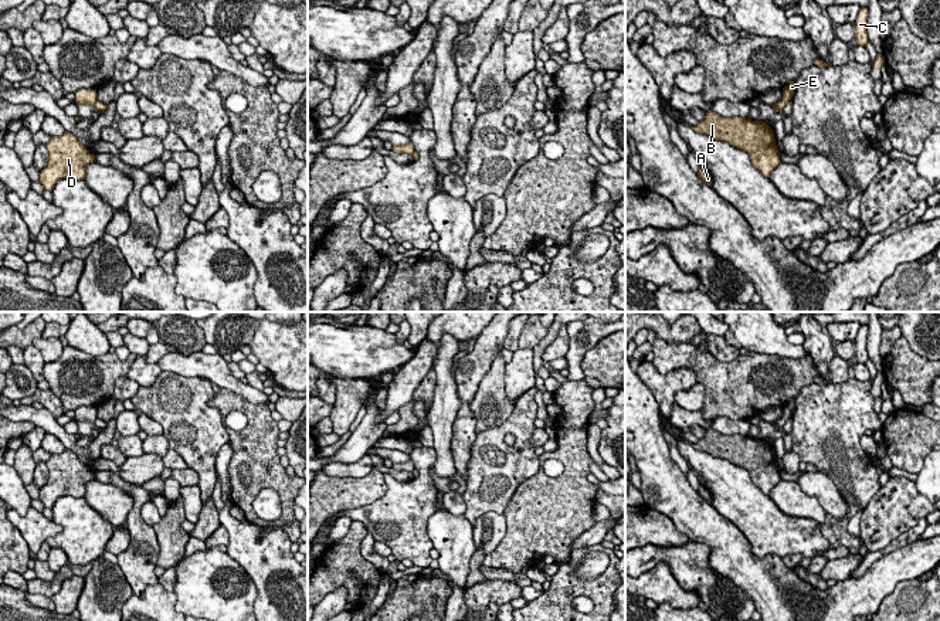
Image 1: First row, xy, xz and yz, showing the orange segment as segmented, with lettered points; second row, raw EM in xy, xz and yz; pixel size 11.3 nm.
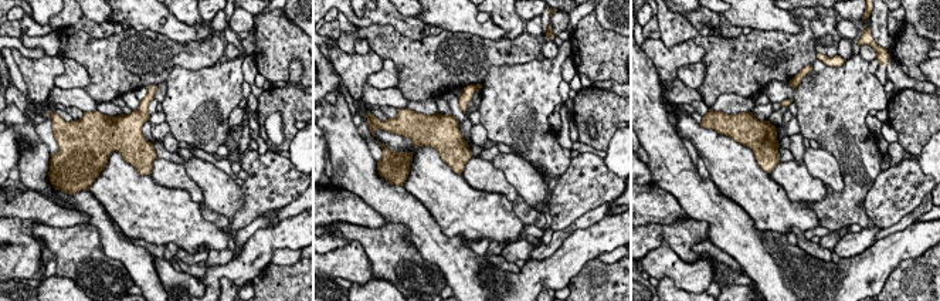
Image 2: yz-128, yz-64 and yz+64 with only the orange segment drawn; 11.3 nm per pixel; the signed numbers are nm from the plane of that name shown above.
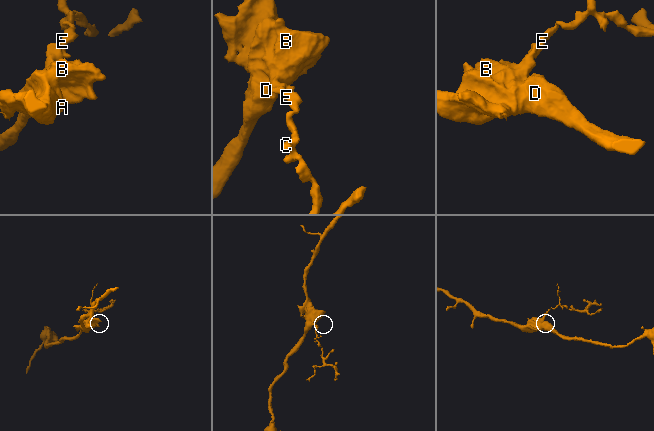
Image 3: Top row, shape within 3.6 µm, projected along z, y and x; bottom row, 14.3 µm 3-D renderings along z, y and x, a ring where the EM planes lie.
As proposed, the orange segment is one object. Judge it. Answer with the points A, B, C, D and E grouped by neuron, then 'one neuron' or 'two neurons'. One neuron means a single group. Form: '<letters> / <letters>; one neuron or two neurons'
A B D / C E; two neurons

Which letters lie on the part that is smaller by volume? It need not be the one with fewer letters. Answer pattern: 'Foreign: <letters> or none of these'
Foreign: C, E

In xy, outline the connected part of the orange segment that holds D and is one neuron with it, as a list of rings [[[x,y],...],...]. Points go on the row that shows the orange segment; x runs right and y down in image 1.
[[[68,132],[51,136],[45,146],[48,162],[40,172],[40,183],[44,190],[52,190],[61,179],[84,180],[86,166],[95,162],[95,155],[89,153],[86,146]]]

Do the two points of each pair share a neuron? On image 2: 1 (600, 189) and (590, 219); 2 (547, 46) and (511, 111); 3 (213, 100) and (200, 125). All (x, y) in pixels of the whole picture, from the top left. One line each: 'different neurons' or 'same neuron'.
1: different neurons
2: different neurons
3: same neuron

